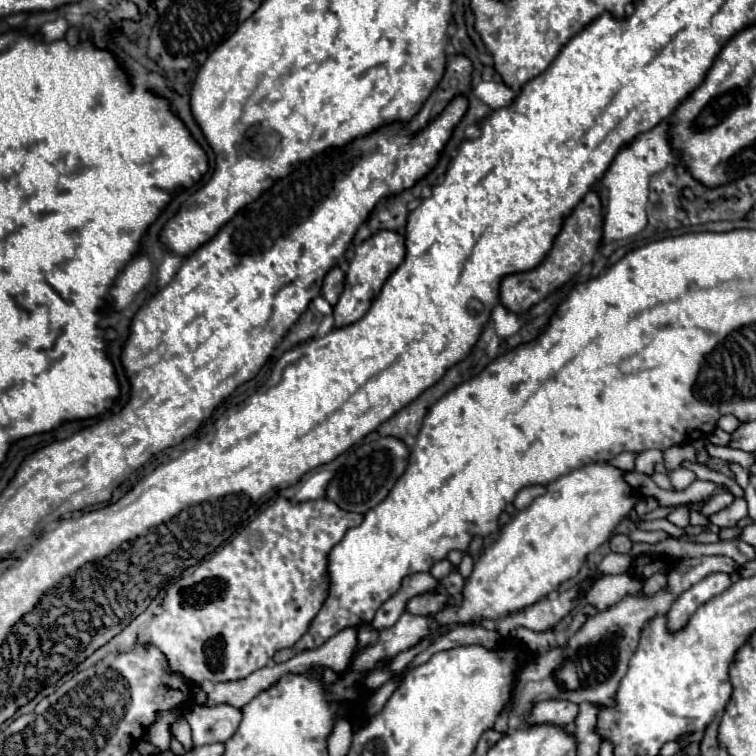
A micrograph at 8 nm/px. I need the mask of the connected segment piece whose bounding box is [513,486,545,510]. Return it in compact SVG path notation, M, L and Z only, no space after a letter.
M527 486L527 488L523 488L519 494L517 494L517 498L515 498L515 508L517 510L523 510L523 508L527 508L537 496L541 496L545 492L545 488L543 486Z

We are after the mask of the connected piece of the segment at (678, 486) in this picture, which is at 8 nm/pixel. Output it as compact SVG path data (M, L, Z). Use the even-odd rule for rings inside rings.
M679 468L679 470L671 472L671 476L669 476L669 480L671 480L671 484L673 484L675 490L685 490L695 478L697 476L691 470L687 470L687 468Z

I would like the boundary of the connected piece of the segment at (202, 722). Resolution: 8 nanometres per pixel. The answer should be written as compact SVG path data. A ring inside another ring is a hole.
M191 704L183 716L191 730L193 730L193 742L195 746L203 746L207 742L223 742L221 734L229 734L229 738L239 728L239 722L243 718L241 710L229 704L217 704L217 706L199 706Z

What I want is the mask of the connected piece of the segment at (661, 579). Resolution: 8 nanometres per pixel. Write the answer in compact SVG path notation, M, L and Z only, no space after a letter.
M657 572L657 574L653 574L653 576L649 576L647 580L645 580L645 586L643 586L643 594L655 594L657 590L661 590L663 586L667 584L667 574L663 574L663 572Z

